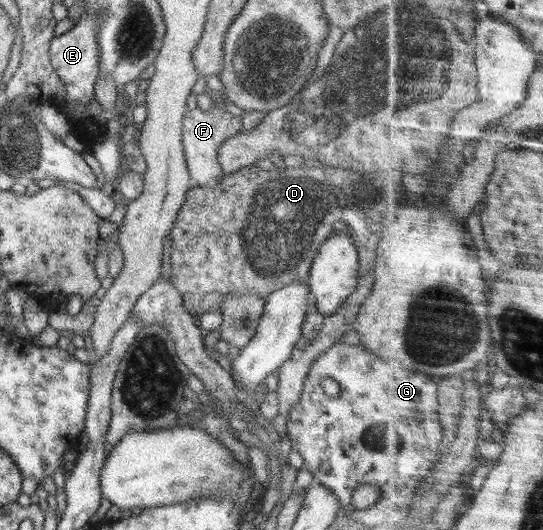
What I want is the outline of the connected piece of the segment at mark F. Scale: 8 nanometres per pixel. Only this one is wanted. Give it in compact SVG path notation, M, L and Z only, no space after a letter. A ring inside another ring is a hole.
M212 106L208 111L199 107L187 110L183 117L183 149L188 165L188 172L192 180L192 187L202 189L217 189L225 177L220 163L218 163L218 149L224 141L242 131L241 116L235 116L222 107Z

